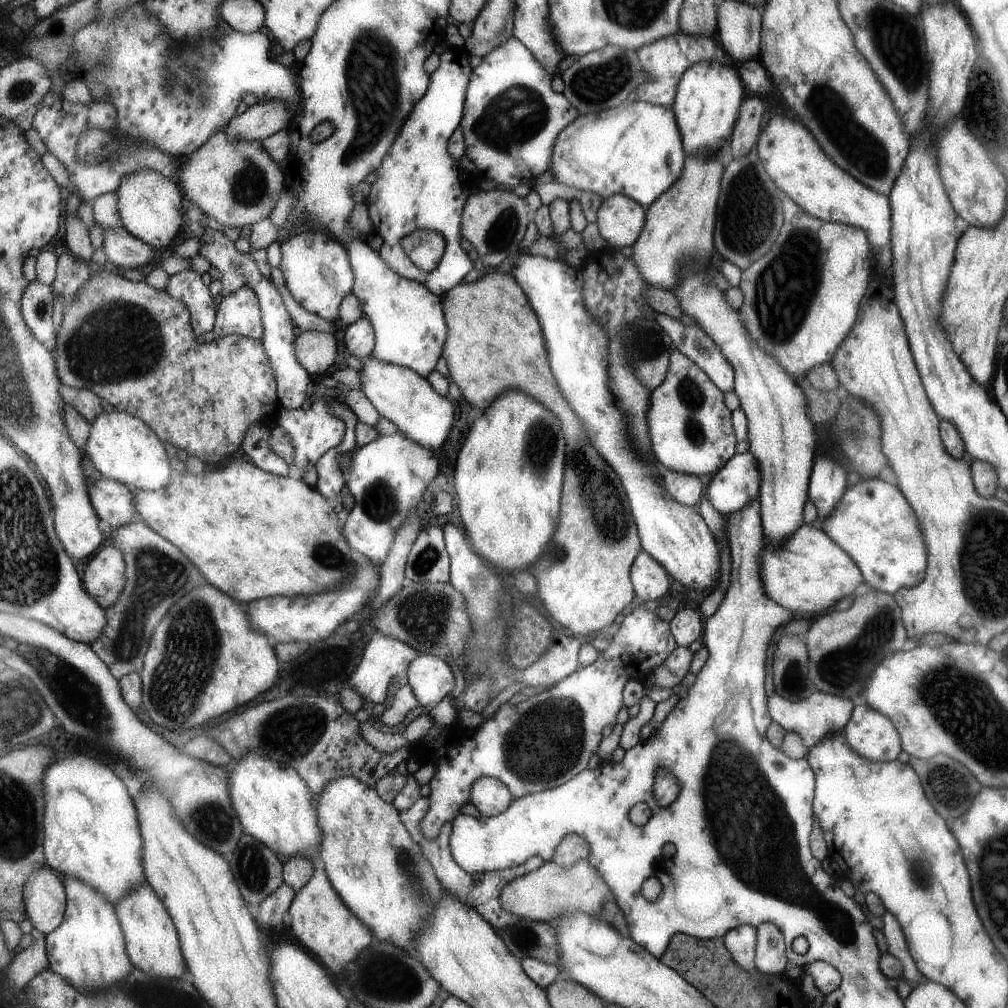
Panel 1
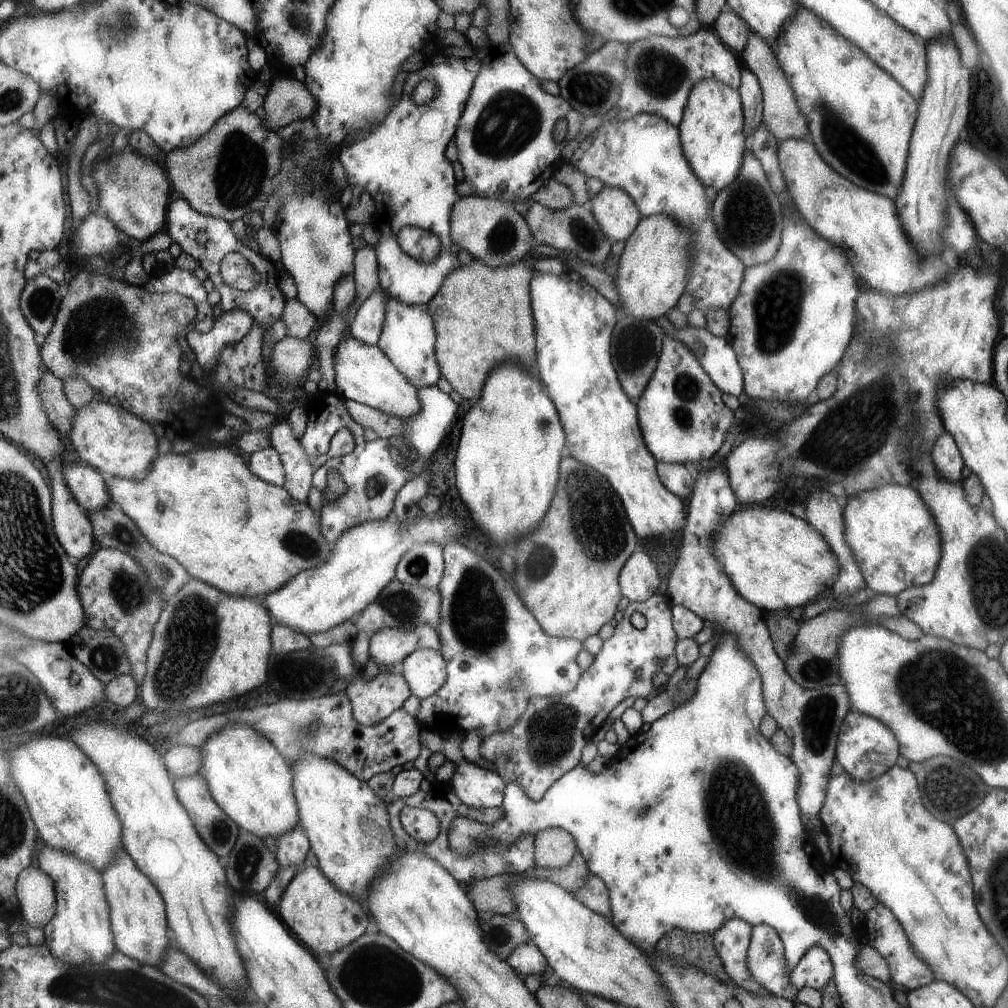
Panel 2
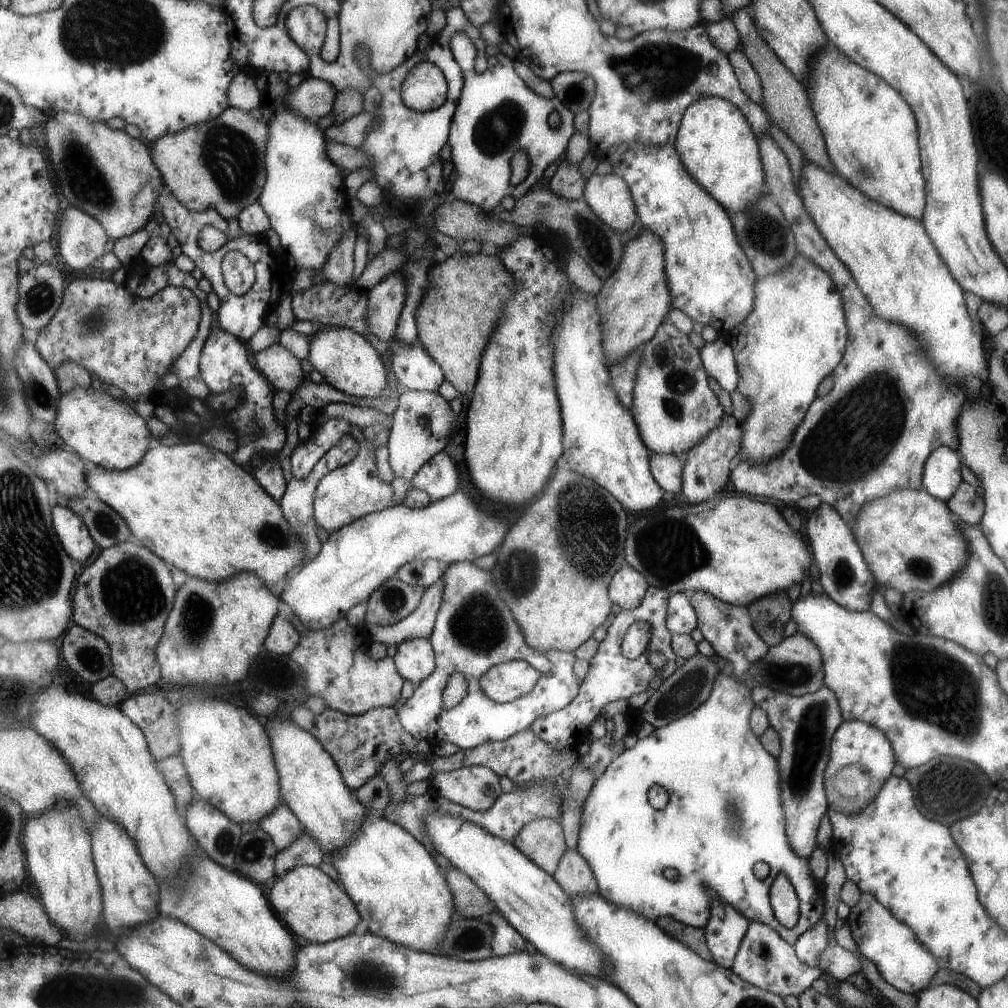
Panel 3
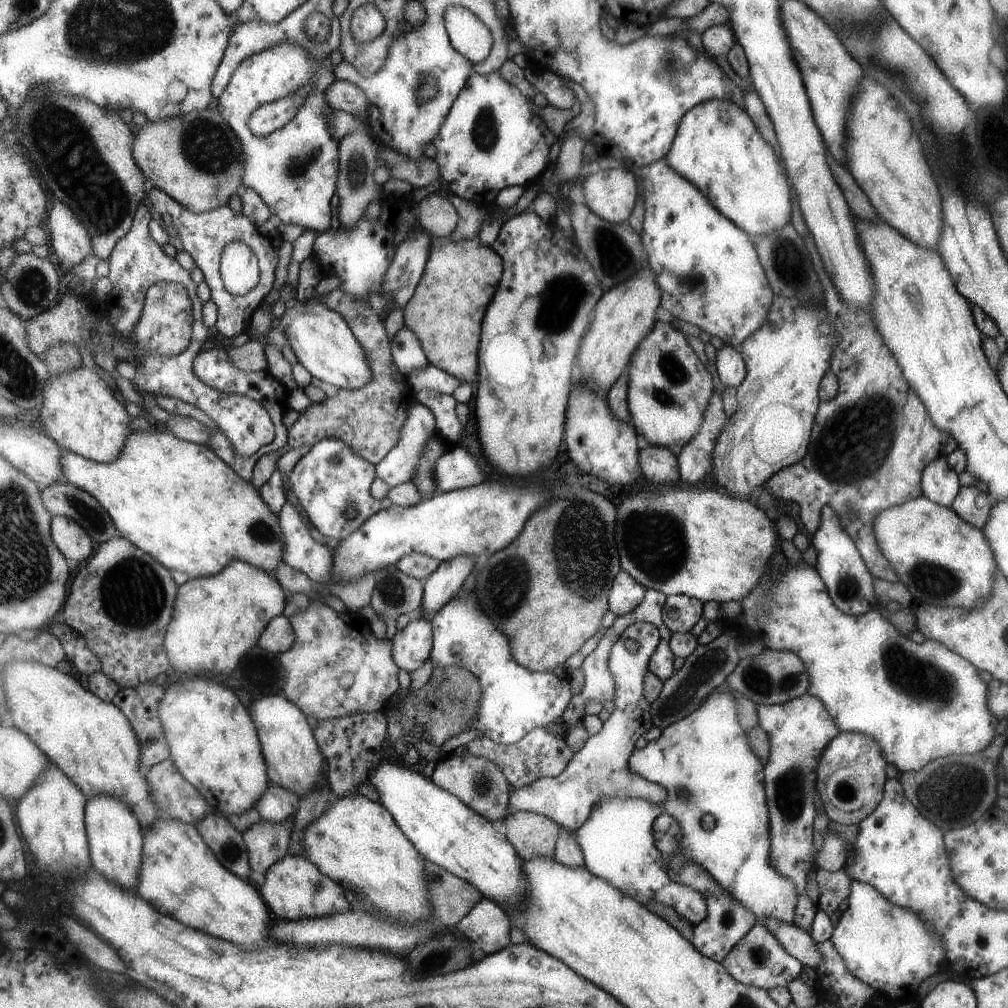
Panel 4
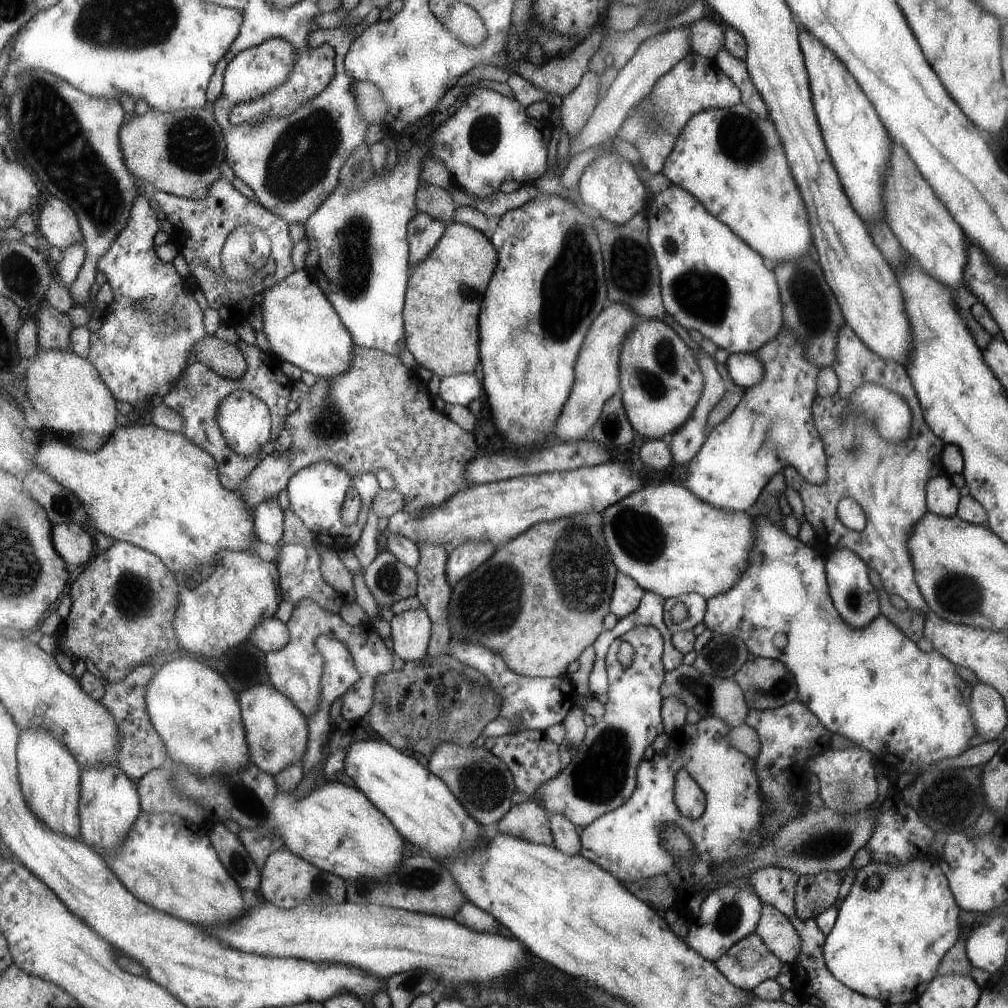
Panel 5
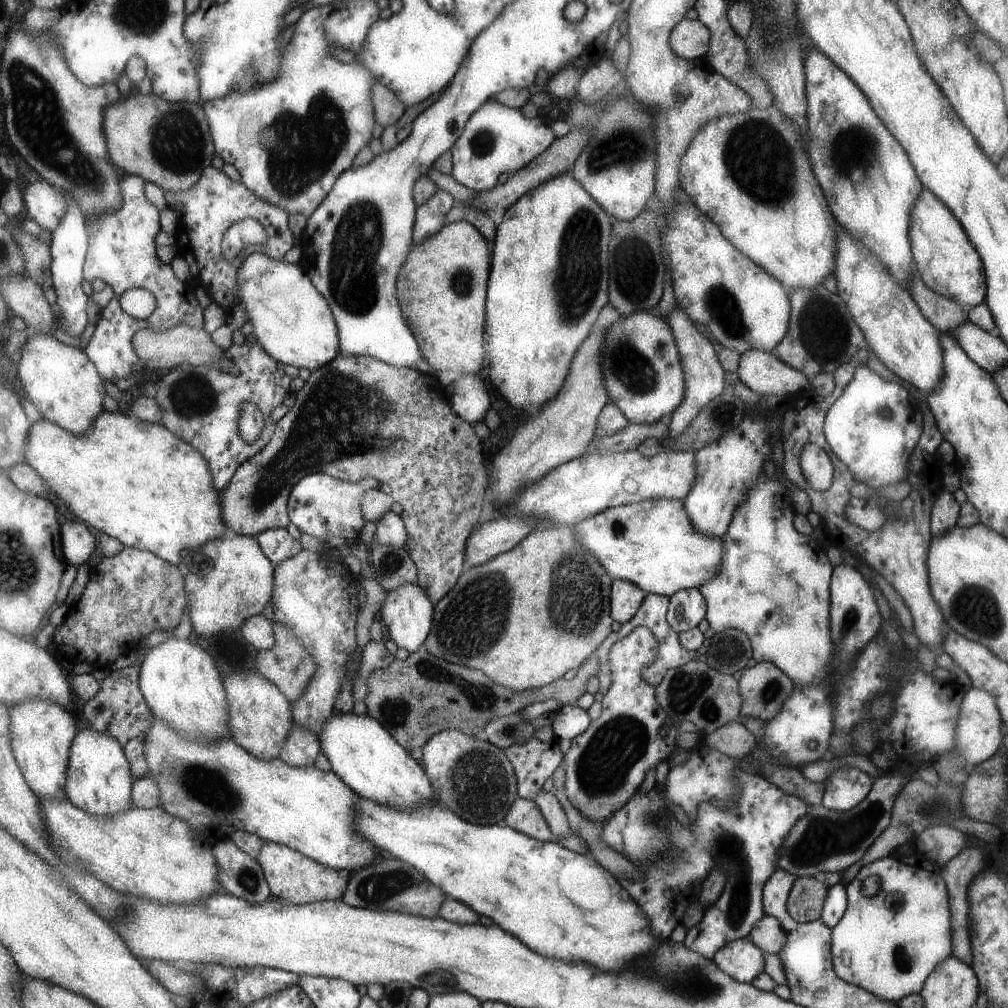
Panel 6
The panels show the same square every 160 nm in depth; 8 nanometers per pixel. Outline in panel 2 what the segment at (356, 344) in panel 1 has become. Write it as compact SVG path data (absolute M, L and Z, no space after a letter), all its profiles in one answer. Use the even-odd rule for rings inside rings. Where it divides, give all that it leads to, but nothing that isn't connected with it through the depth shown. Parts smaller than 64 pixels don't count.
M375 291L359 308L350 334L362 343L377 345L386 321L389 292Z

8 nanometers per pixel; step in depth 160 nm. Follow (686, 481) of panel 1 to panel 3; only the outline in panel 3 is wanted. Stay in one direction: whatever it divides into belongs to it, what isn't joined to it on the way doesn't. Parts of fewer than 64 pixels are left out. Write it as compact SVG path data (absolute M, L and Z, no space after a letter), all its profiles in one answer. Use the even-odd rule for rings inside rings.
M650 453L649 468L653 480L659 484L662 490L677 494L681 490L682 466L675 455L665 453Z

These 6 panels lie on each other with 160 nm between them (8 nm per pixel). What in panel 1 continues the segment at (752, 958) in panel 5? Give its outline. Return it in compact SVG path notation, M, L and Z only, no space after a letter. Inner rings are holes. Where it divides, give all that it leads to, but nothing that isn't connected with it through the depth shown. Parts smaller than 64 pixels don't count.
M757 923L755 930L754 967L764 975L783 974L786 951L781 931L771 923Z

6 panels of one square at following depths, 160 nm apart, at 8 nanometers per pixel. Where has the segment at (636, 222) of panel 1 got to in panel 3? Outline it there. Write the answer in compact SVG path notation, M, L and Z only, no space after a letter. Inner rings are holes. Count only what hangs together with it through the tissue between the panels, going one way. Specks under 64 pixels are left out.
M611 173L591 176L586 183L585 199L603 222L620 233L627 232L635 223L637 207L630 186L620 176Z

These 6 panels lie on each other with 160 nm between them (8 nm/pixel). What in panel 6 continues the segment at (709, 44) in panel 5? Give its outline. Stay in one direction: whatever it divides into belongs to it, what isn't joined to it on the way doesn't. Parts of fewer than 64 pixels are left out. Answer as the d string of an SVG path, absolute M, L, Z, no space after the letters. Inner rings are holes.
M682 18L670 30L668 43L671 50L685 60L702 61L708 51L709 29L699 19Z

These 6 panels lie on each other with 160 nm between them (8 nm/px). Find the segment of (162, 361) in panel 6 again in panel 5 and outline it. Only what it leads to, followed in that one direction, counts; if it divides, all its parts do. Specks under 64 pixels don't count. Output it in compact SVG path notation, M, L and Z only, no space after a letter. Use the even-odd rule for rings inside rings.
M205 336L199 344L199 360L228 379L240 379L247 372L249 359L239 343L229 344L212 336Z

